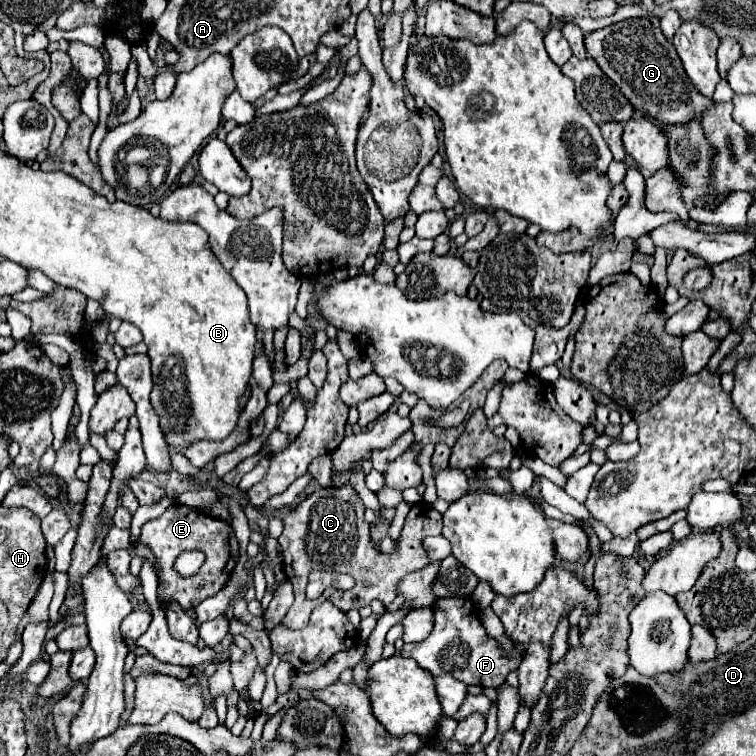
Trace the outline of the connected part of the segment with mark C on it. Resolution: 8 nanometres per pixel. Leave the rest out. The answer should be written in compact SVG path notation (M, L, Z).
M347 482L343 486L339 486L337 490L333 490L333 494L329 492L321 492L321 496L309 496L307 500L303 500L295 510L287 512L283 522L285 522L285 530L283 534L279 536L279 544L283 546L283 570L289 578L289 582L293 584L293 590L295 590L295 602L291 606L291 610L287 612L287 616L283 618L283 626L289 626L291 630L299 630L299 628L305 628L307 622L301 622L301 600L305 600L305 572L309 570L335 570L335 572L347 572L355 578L355 588L351 588L347 594L343 594L343 602L345 602L345 608L343 612L349 612L353 608L363 608L363 606L369 606L373 602L373 598L379 598L383 602L383 606L389 606L395 596L397 596L397 582L401 582L401 578L407 574L407 572L413 572L413 570L421 570L423 566L429 564L429 558L425 554L425 548L421 546L423 538L427 536L439 536L441 534L441 528L443 528L443 522L441 522L441 514L433 508L433 506L424 506L417 503L411 507L409 511L407 522L403 526L403 532L401 532L401 538L397 540L397 544L403 544L399 546L397 554L389 556L389 554L381 554L373 548L373 542L371 542L371 536L369 536L369 524L365 524L365 518L363 518L363 510L365 506L361 506L361 498L357 496L357 492L353 490L353 486Z

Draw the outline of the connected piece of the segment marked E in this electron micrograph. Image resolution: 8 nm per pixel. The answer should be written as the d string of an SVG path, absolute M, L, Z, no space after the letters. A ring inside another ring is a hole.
M173 504L165 510L163 516L143 524L141 542L145 542L145 546L149 546L149 550L153 550L155 560L157 560L157 568L159 568L157 570L157 574L159 574L157 598L159 600L175 600L185 610L195 608L197 602L203 602L205 598L223 590L237 560L239 560L239 542L235 538L231 524L217 518L217 516L189 508L185 504ZM195 548L205 552L205 556L207 556L205 564L201 566L201 570L195 576L181 578L173 570L173 562L181 552L195 550Z

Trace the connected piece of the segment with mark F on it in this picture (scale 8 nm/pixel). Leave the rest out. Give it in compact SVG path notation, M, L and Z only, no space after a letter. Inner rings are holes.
M441 598L439 602L433 604L433 610L435 610L433 632L429 634L429 638L425 638L425 642L405 644L403 656L413 658L421 668L429 670L433 678L437 674L451 674L453 678L457 678L467 686L483 686L483 688L503 686L507 674L511 670L517 670L517 666L521 664L519 652L523 650L523 646L517 644L513 656L507 658L499 642L485 632L469 598Z

